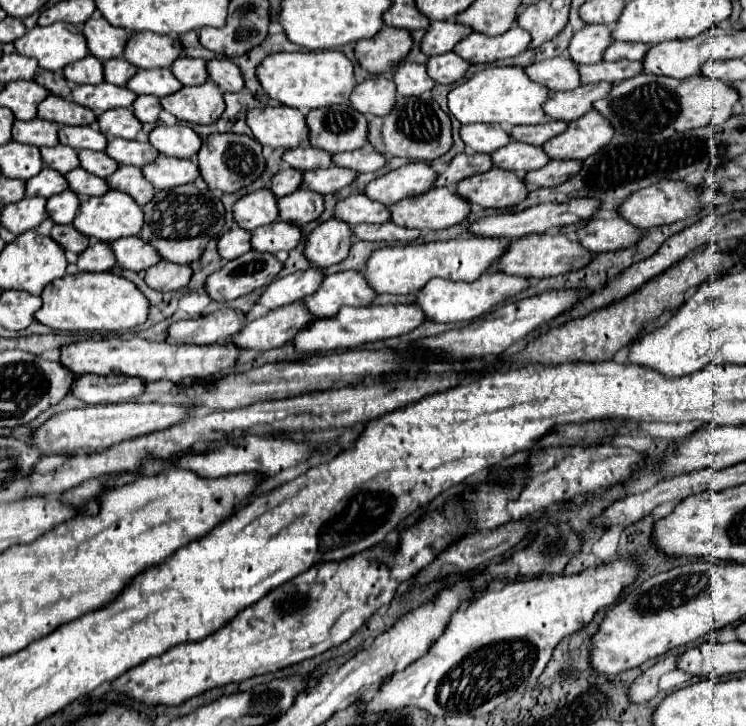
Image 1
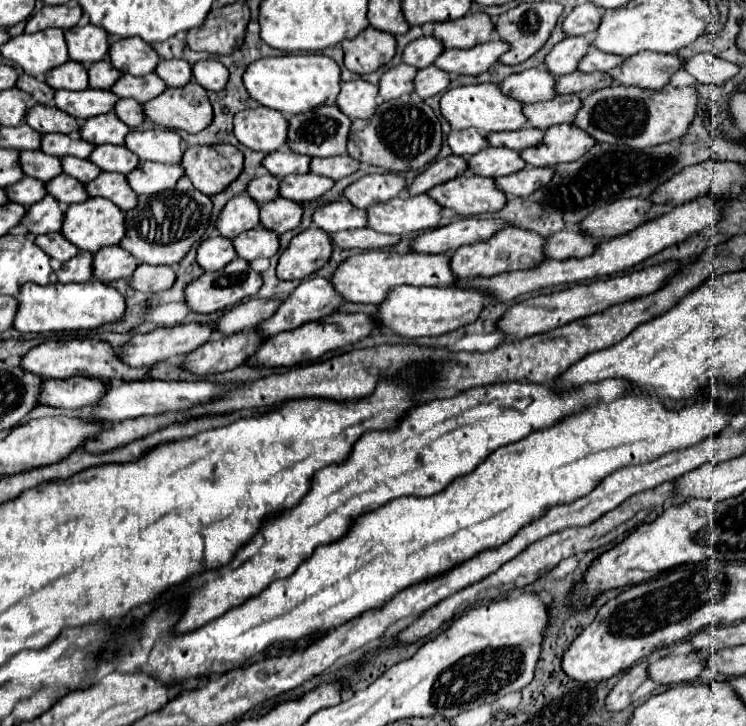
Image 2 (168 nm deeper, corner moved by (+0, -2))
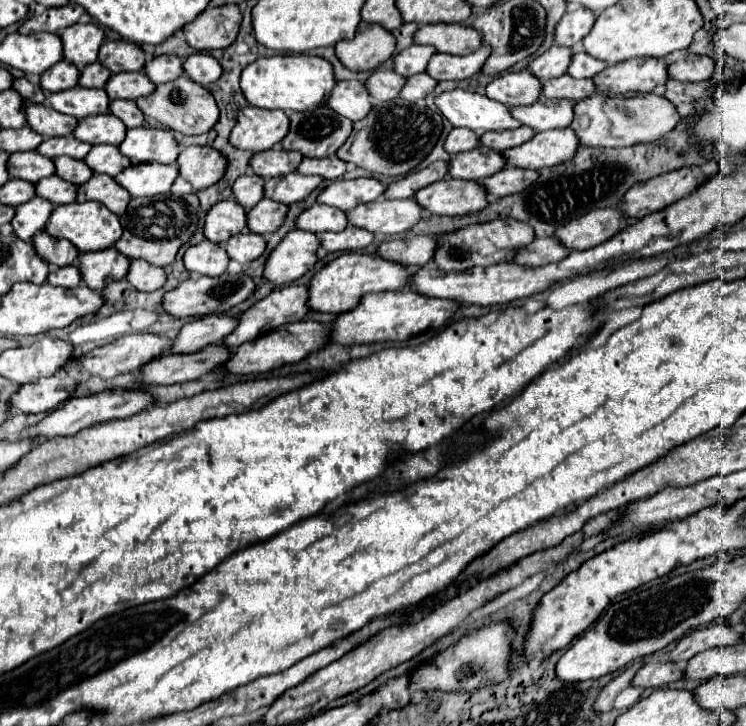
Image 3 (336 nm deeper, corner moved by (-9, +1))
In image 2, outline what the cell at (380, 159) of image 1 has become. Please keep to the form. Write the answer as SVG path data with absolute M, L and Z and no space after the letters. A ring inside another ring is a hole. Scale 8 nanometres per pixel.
M331 156L331 158L313 158L311 160L311 172L323 174L331 180L341 180L343 176L349 176L357 170L359 162L351 156Z

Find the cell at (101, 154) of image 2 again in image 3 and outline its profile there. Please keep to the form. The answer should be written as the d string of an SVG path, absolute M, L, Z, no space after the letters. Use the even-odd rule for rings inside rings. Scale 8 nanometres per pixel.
M96 145L92 147L92 151L86 155L86 165L96 171L96 173L106 173L116 177L118 173L122 173L126 167L132 165L132 161L128 157L124 157L120 153L120 147L116 145ZM118 167L118 169L116 169ZM122 167L122 169L120 169Z

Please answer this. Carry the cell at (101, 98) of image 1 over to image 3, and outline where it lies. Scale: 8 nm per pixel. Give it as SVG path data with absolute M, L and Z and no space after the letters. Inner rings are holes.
M72 87L66 91L50 93L48 103L66 115L76 119L84 119L88 115L106 113L110 109L110 97L104 89L88 89L88 87Z

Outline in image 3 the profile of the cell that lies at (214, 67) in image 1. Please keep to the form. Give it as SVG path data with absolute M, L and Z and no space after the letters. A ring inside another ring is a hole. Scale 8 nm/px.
M194 53L184 61L184 71L188 73L188 77L200 85L210 85L216 83L220 79L220 75L224 73L222 65L208 53Z

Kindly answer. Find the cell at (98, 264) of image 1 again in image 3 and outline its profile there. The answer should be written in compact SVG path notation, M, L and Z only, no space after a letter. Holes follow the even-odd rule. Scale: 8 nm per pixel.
M68 265L68 267L60 267L58 271L50 273L48 275L48 283L52 285L62 285L62 287L78 287L80 285L80 269L74 267L74 265Z

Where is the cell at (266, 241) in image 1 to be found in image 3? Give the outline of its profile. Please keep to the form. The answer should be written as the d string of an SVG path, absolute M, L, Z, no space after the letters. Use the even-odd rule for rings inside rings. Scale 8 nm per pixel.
M244 231L244 233L232 235L228 239L226 251L228 251L230 259L234 259L238 263L248 263L248 261L258 259L266 251L266 239L260 237L258 233Z

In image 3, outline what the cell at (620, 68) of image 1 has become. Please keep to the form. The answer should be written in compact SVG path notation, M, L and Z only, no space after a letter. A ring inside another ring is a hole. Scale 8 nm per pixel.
M570 75L556 77L552 81L544 83L542 95L546 99L570 99L570 101L580 101L596 91L596 85L592 79L574 79Z

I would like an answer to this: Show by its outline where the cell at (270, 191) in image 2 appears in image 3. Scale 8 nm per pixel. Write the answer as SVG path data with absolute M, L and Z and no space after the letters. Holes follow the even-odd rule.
M248 173L248 175L242 175L232 189L234 189L236 201L246 209L252 209L264 197L264 179L256 177L254 173Z

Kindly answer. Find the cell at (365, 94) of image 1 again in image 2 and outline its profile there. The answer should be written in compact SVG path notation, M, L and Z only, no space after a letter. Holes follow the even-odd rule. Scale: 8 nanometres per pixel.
M361 78L351 82L341 82L341 92L337 96L337 108L349 116L349 120L369 118L377 108L377 86Z

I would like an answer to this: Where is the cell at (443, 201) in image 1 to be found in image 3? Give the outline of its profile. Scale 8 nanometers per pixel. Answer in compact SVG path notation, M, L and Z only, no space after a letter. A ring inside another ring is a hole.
M384 199L358 205L348 211L348 221L356 227L382 235L400 235L410 231L422 219L422 207L414 199Z

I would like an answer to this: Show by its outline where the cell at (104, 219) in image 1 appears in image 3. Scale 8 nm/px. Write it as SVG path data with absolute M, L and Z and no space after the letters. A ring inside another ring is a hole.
M68 203L68 205L60 205L54 207L52 217L46 225L46 231L52 237L60 237L60 239L68 239L72 241L80 253L86 251L98 251L98 249L106 249L108 245L112 247L120 237L122 237L122 225L118 221L118 215L108 211L104 205L100 203Z

